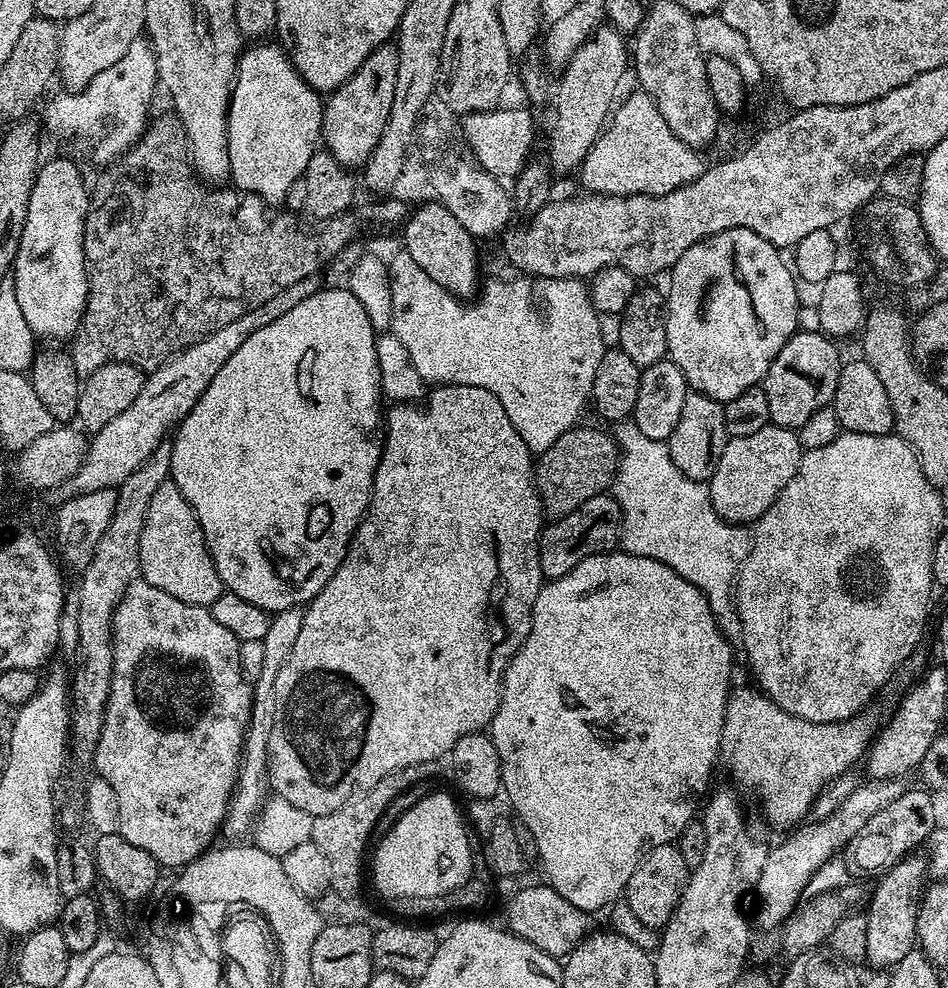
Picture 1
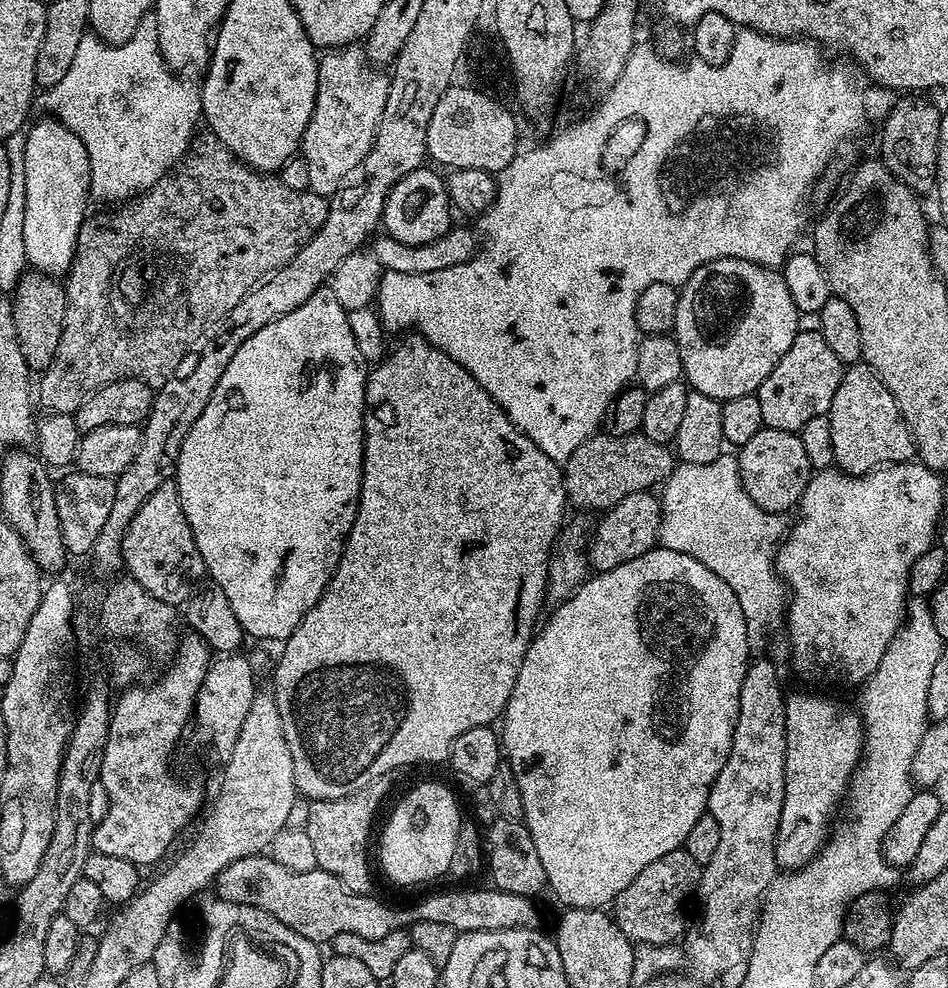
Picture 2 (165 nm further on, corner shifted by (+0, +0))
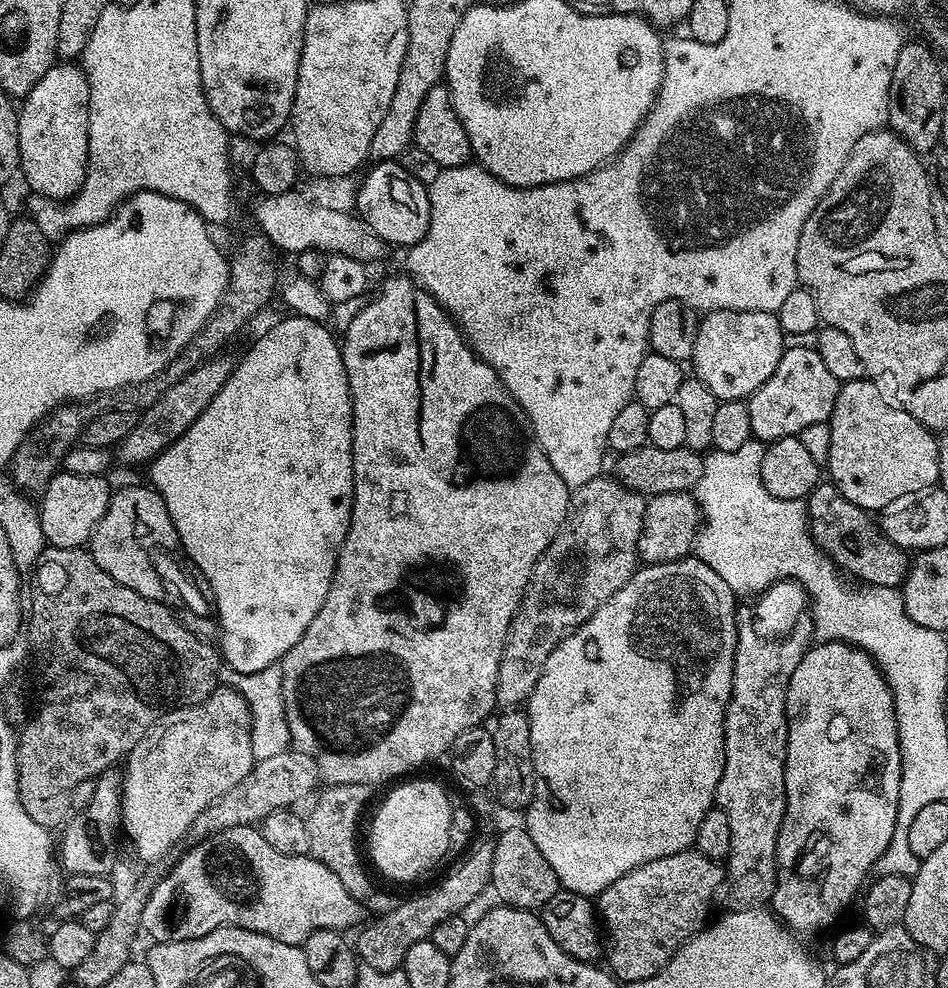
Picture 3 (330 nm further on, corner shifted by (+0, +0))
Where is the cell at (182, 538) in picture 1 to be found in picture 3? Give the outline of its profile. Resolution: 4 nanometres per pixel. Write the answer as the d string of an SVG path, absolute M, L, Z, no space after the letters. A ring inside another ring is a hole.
M132 484L129 488L117 487L113 491L110 502L106 506L106 514L102 514L102 522L92 531L92 539L86 548L91 552L94 562L114 578L114 582L122 582L122 586L130 586L134 594L142 594L142 598L164 600L164 580L156 569L156 560L152 557L155 548L176 548L178 544L174 522L170 522L170 510L166 510L166 502L151 486L143 488L140 484Z

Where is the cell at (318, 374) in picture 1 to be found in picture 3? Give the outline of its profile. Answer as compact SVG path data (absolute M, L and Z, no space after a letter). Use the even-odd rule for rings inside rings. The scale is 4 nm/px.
M295 314L285 315L285 320L280 320L273 326L269 332L264 332L252 344L252 349L245 354L239 361L235 361L230 378L226 378L226 382L222 386L222 390L218 390L218 394L214 394L214 398L210 402L210 406L206 406L206 410L202 410L202 414L198 414L198 418L186 430L186 434L182 434L177 440L171 444L165 452L160 452L147 465L146 471L150 479L151 487L156 489L156 493L162 498L162 502L166 502L166 510L170 510L170 522L174 522L174 530L179 547L184 547L186 555L192 559L192 564L197 568L199 575L202 577L214 605L214 615L218 621L218 637L220 636L220 644L218 643L218 651L222 657L223 663L233 668L236 674L254 674L258 670L266 670L266 666L271 664L279 664L283 660L284 655L290 650L290 646L294 646L294 642L298 642L298 638L302 638L302 634L306 634L306 626L310 626L310 622L314 622L314 614L318 614L318 610L322 610L322 602L326 602L326 594L330 594L330 582L332 575L336 569L338 562L338 554L342 542L348 533L348 527L352 521L352 395L348 389L348 379L346 378L346 370L344 369L344 354L341 345L332 337L332 332L319 320L311 320L305 316Z

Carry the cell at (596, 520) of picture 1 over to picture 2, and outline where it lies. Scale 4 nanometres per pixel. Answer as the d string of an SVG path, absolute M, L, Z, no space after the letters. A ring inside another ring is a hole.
M651 491L626 494L622 502L607 509L597 519L601 520L597 522L596 528L594 524L586 545L586 559L593 573L614 570L614 566L622 566L622 562L657 547L660 539L660 502L652 495Z

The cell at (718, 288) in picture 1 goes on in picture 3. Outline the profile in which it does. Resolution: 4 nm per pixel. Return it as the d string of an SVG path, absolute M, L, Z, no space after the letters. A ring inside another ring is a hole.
M716 310L709 312L697 323L694 338L694 354L690 361L691 371L715 394L717 400L747 401L774 374L774 366L782 358L786 337L780 328L780 318L775 312L739 312L738 310Z

